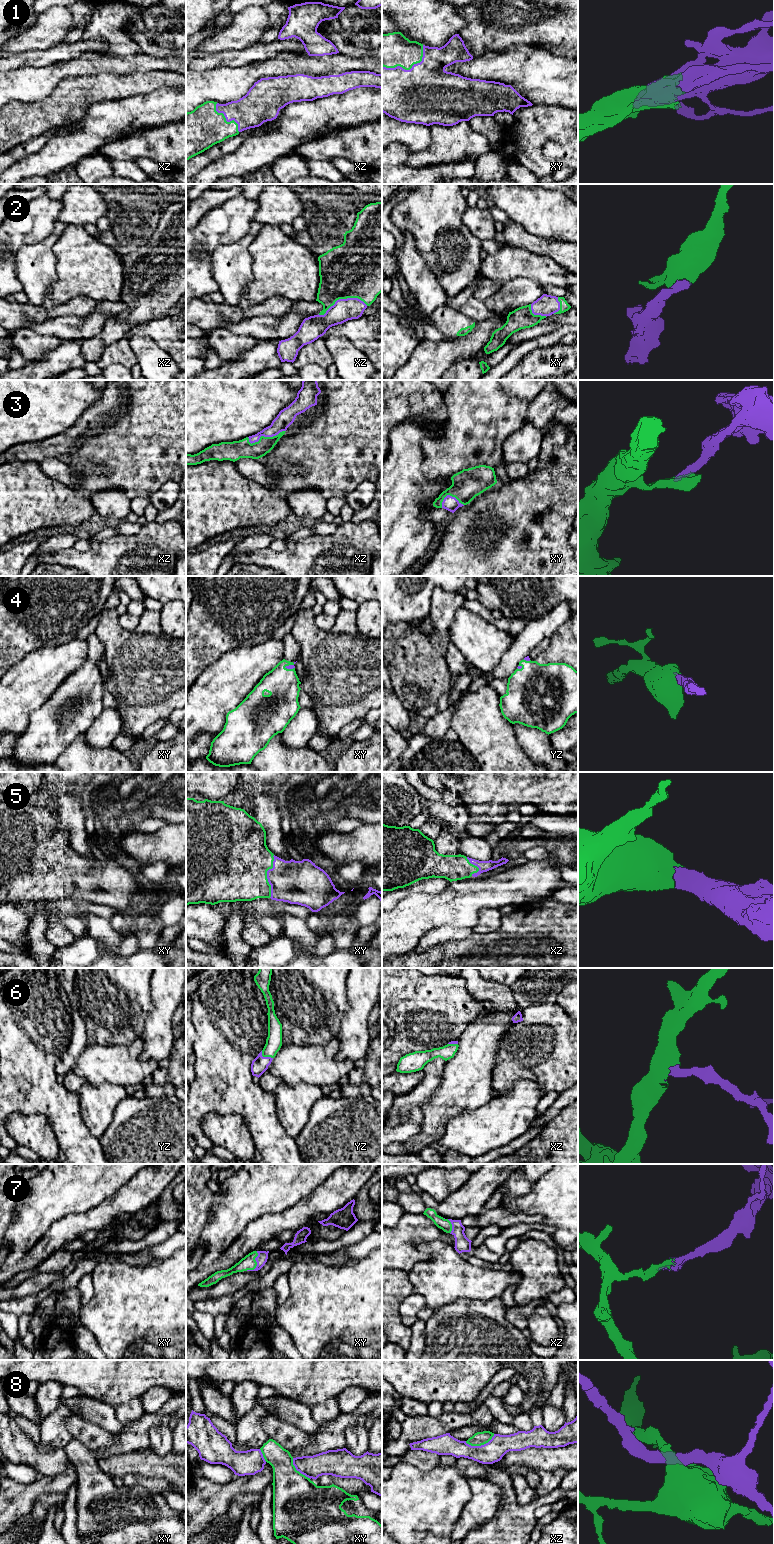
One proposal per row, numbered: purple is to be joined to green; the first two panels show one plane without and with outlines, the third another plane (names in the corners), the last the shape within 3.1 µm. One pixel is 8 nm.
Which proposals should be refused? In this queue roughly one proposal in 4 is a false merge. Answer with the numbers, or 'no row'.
8

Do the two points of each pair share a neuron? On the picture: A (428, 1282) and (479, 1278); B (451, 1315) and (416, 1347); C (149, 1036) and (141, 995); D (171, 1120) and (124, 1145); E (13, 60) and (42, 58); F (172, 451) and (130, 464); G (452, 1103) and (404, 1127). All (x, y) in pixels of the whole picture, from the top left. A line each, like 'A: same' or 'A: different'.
A: same
B: different
C: different
D: same
E: same
F: same
G: different

